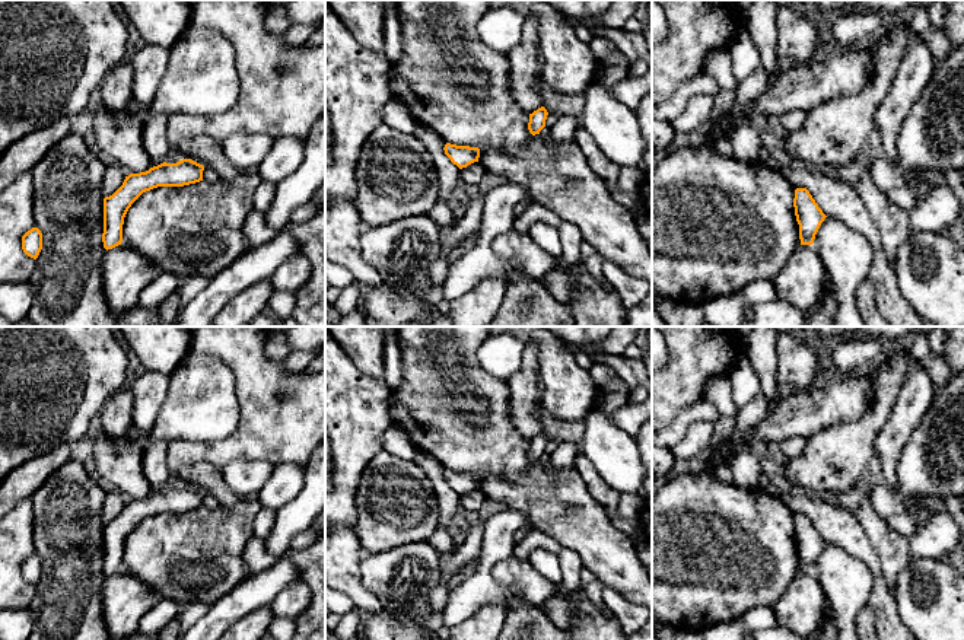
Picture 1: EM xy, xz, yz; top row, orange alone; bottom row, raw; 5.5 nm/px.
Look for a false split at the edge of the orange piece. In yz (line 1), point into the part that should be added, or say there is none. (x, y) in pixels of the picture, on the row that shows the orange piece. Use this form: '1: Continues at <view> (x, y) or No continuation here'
1: No continuation here

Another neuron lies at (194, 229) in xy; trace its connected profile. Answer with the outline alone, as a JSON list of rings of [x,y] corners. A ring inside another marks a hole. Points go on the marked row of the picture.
[[[258,173],[239,175],[232,182],[200,181],[146,191],[124,217],[121,245],[152,259],[162,273],[175,274],[181,281],[193,274],[210,280],[251,248],[244,223],[254,210],[252,197],[261,181]]]

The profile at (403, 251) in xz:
[[[426,214],[410,216],[369,227],[360,233],[362,257],[376,267],[389,284],[410,286],[424,281],[430,265],[440,255],[439,226]]]

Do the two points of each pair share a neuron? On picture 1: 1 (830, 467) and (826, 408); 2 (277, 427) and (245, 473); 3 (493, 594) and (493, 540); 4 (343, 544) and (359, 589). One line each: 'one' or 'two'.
1: two
2: two
3: one
4: one

